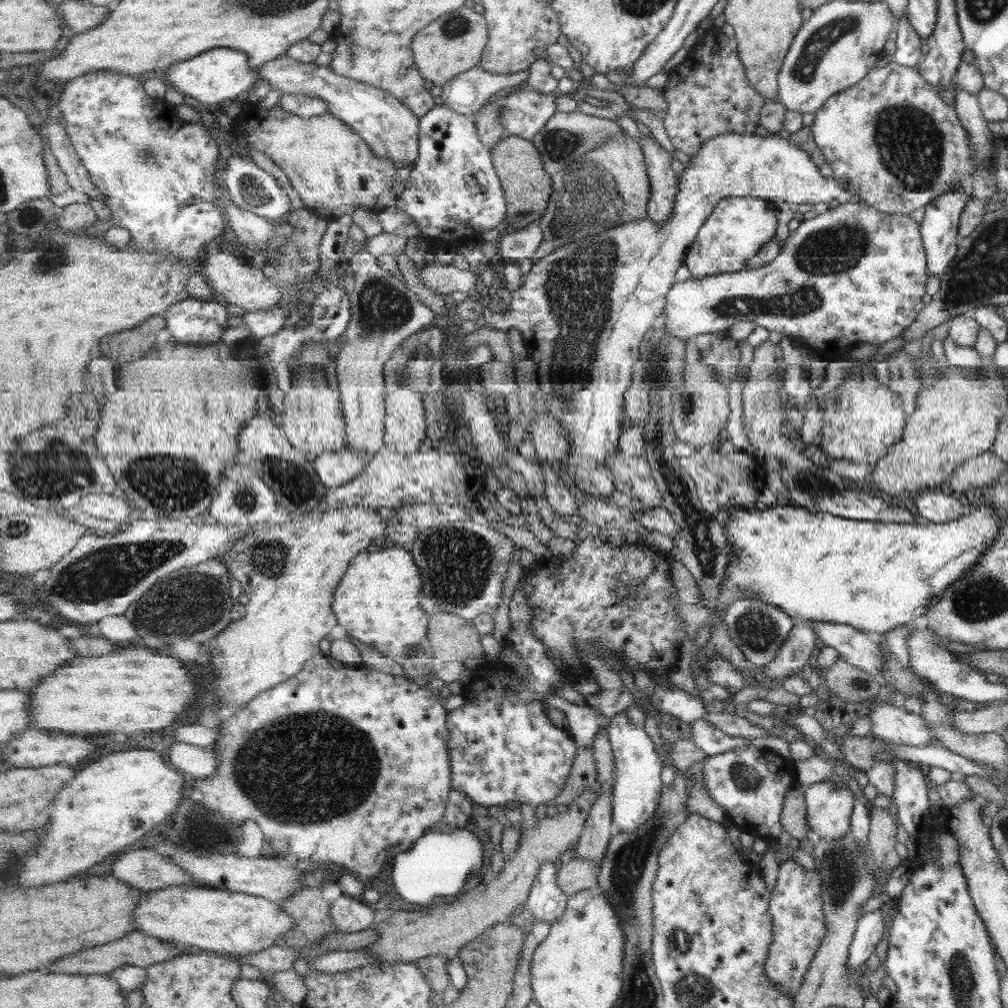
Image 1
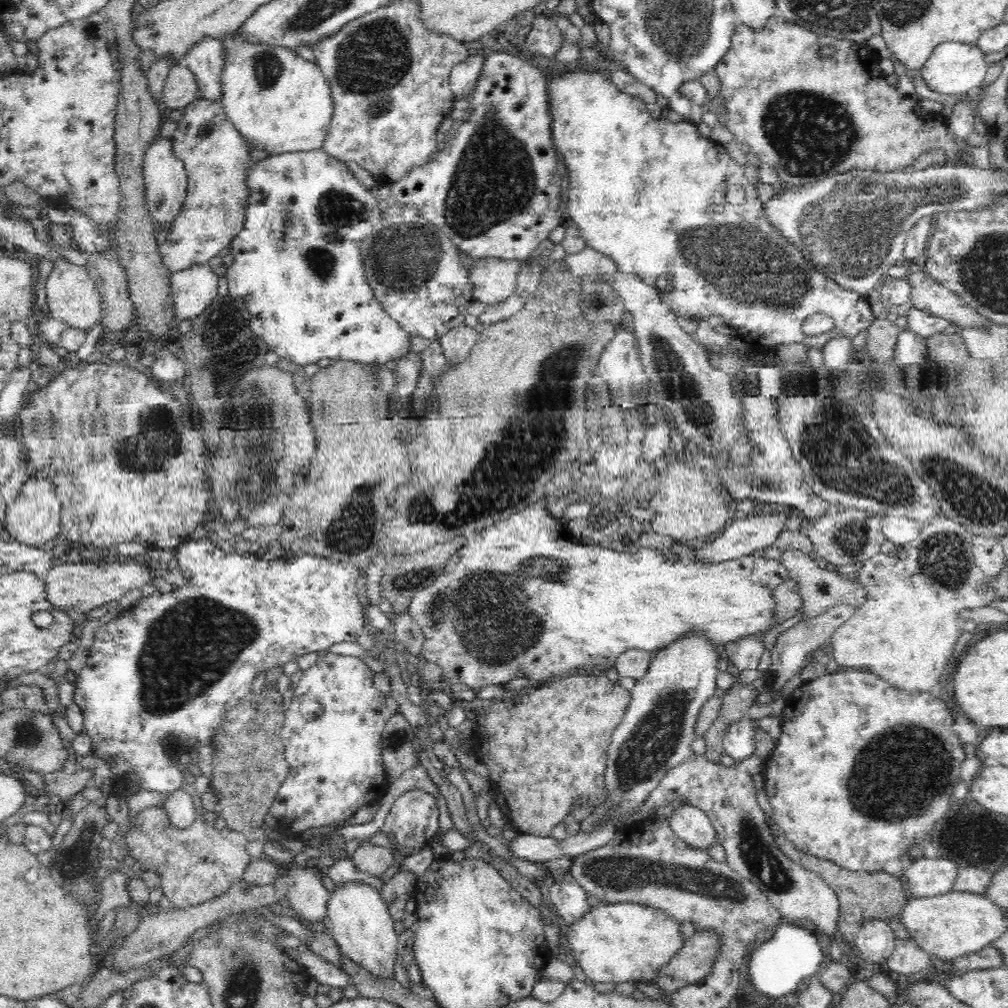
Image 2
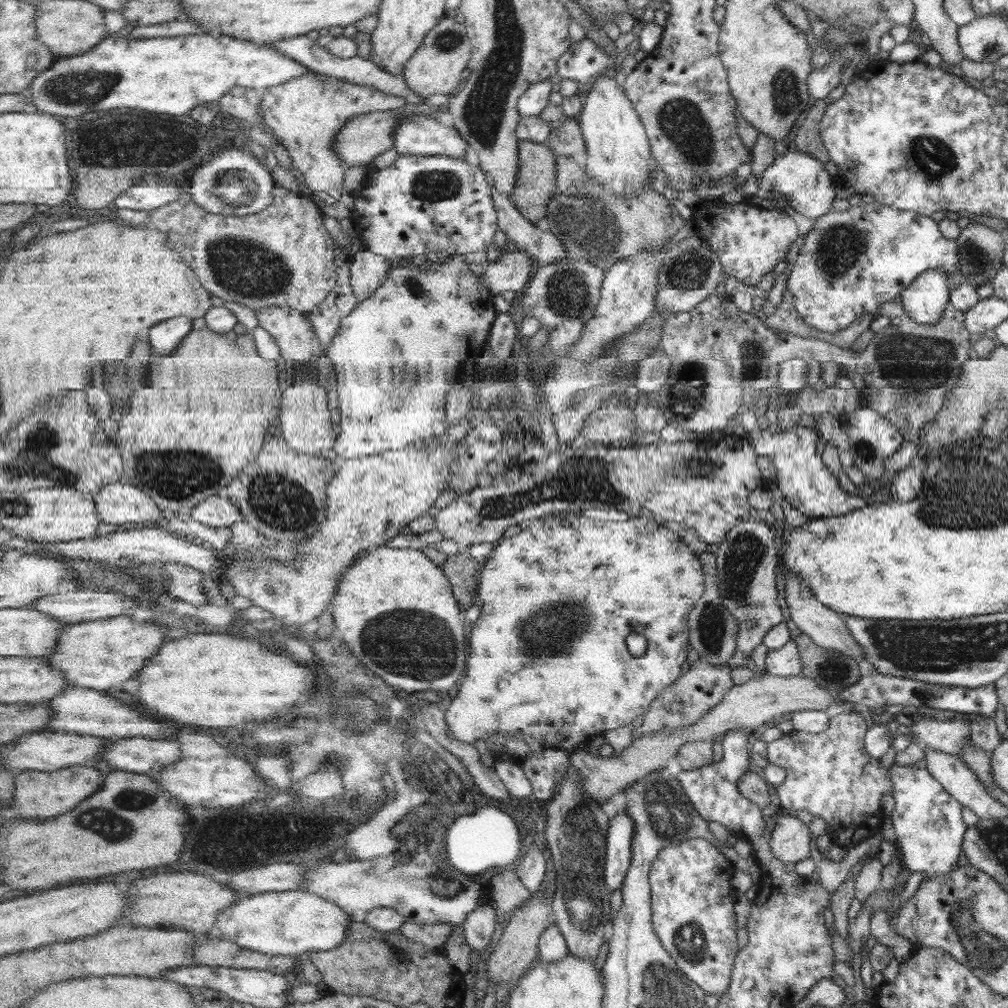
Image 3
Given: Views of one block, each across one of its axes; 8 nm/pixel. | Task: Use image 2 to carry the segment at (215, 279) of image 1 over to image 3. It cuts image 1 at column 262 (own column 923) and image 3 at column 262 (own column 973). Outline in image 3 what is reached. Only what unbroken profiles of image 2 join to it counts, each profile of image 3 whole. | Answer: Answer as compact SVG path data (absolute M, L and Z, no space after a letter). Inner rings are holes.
M267 307L256 311L260 326L279 343L281 354L295 364L315 362L325 354L311 325L310 315L291 307Z

